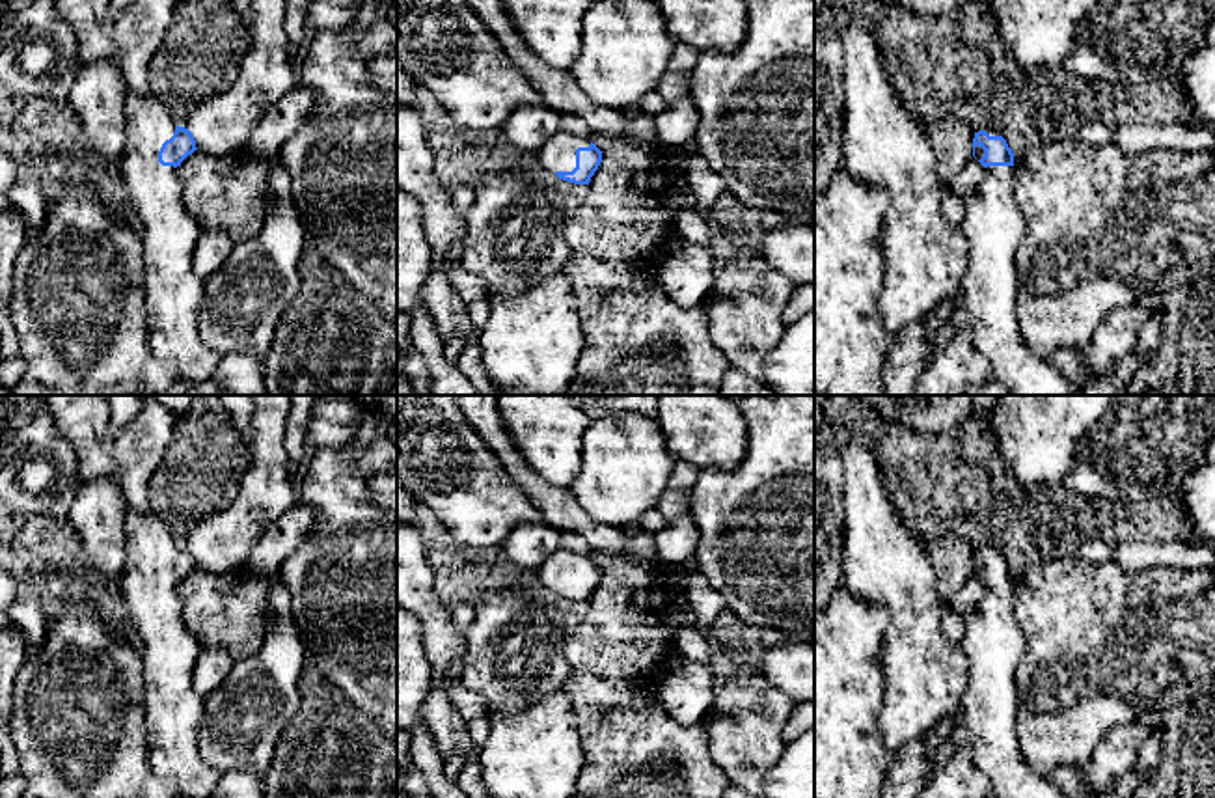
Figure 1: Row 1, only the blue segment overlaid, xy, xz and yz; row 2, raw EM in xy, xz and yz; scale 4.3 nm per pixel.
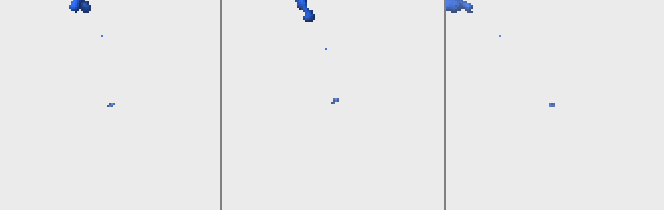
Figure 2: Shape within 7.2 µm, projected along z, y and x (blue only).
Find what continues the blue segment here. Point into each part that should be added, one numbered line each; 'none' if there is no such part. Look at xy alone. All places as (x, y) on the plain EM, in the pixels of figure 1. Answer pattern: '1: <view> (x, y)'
1: xy (174, 709)

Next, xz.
1: xz (558, 571)

